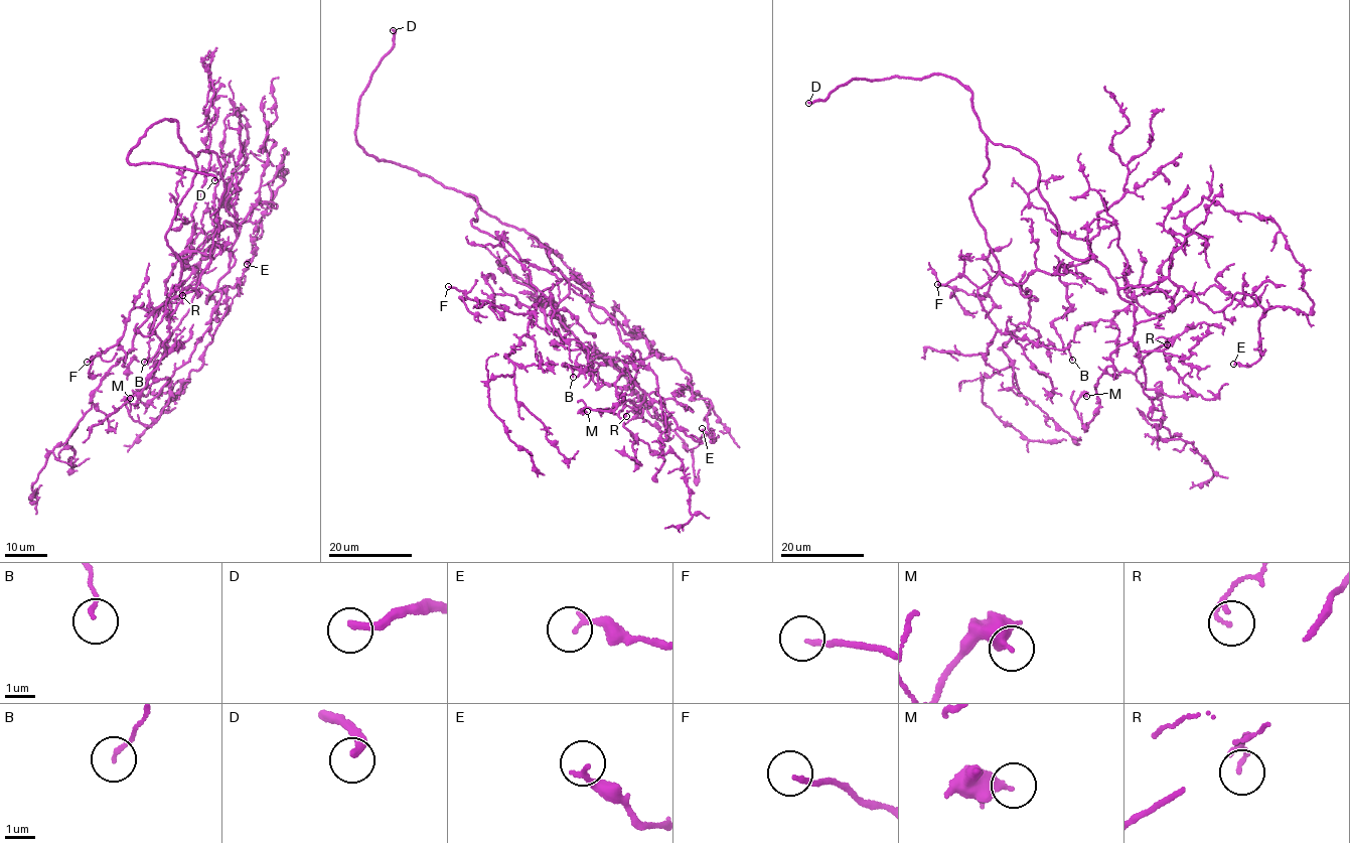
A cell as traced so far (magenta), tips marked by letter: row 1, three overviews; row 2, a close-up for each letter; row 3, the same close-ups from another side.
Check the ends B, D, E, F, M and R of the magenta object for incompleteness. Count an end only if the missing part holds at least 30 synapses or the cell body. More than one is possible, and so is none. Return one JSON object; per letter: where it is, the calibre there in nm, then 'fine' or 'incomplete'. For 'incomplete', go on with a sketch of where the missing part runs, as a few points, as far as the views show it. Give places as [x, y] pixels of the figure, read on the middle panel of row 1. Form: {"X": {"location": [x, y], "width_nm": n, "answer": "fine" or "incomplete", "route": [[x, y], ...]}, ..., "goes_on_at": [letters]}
{"B": {"location": [573, 377], "width_nm": 110, "answer": "fine"}, "D": {"location": [393, 30], "width_nm": 280, "answer": "incomplete", "route": [[393, 30], [379, 29], [366, 20]]}, "E": {"location": [702, 428], "width_nm": 170, "answer": "fine"}, "F": {"location": [448, 286], "width_nm": 140, "answer": "fine"}, "M": {"location": [587, 411], "width_nm": 360, "answer": "fine"}, "R": {"location": [626, 416], "width_nm": 120, "answer": "fine"}, "goes_on_at": ["D"]}

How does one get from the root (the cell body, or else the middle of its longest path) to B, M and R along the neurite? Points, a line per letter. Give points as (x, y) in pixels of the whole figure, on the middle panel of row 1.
B: (500, 222), (532, 235), (580, 293), (646, 338), (645, 359), (564, 365), (573, 377)
M: (500, 222), (539, 240), (635, 352), (615, 384), (620, 404), (587, 411)
R: (500, 222), (539, 240), (562, 276), (615, 319), (620, 339), (635, 352), (628, 373), (644, 393), (626, 416)

